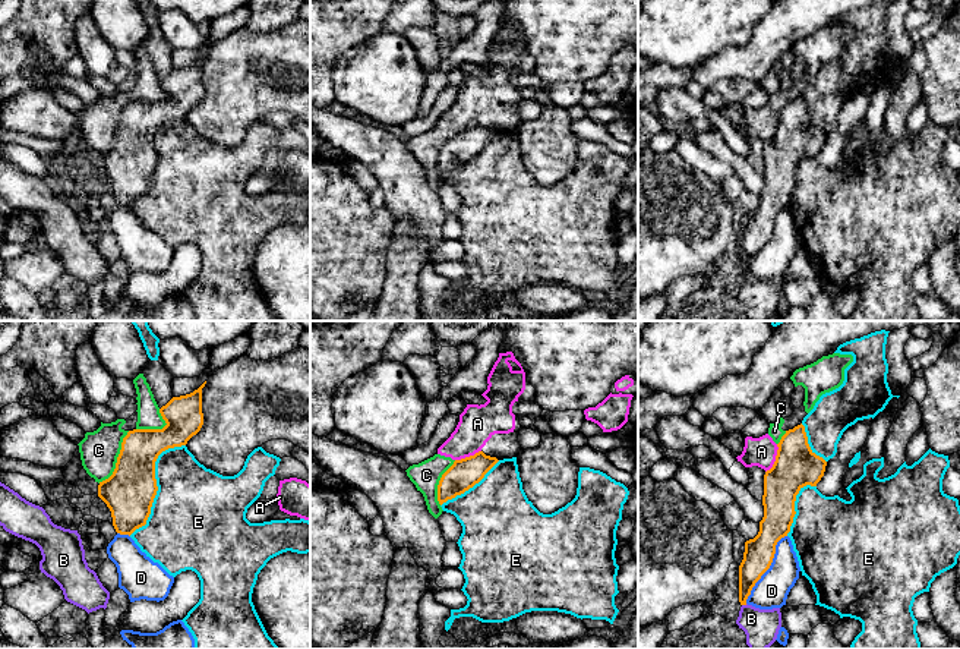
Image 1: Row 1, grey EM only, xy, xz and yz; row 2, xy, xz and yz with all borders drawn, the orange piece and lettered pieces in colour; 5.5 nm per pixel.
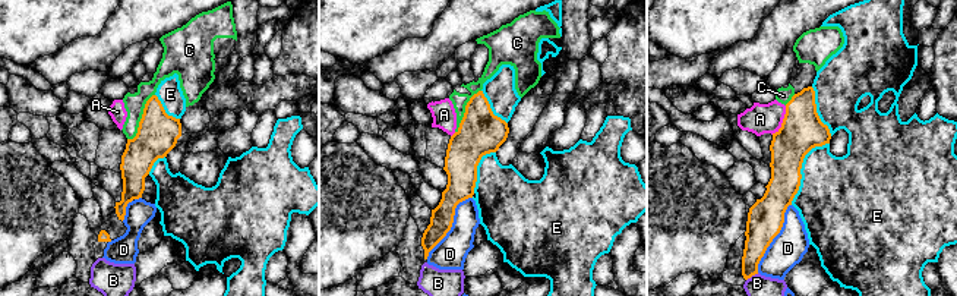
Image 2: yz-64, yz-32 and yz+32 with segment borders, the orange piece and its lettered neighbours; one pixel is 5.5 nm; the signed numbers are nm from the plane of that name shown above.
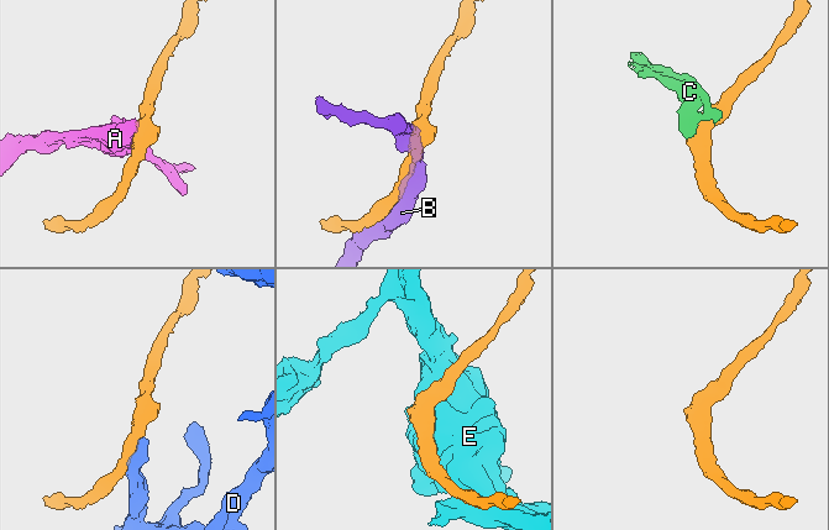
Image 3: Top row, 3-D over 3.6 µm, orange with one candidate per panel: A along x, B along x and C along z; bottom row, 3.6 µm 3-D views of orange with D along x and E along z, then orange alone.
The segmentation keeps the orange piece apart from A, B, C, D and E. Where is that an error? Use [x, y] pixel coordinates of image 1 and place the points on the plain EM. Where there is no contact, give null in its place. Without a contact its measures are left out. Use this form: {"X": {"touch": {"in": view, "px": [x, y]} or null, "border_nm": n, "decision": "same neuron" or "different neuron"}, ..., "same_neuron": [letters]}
{"A": {"touch": {"in": "yz", "px": [776, 131]}, "border_nm": 170, "decision": "different neuron"}, "B": {"touch": {"in": "yz", "px": [744, 276]}, "border_nm": 30, "decision": "different neuron"}, "C": {"touch": {"in": "xy", "px": [117, 131]}, "border_nm": 340, "decision": "different neuron"}, "D": {"touch": {"in": "yz", "px": [769, 239]}, "border_nm": 440, "decision": "different neuron"}, "E": {"touch": {"in": "xy", "px": [155, 157]}, "border_nm": 600, "decision": "different neuron"}, "same_neuron": []}

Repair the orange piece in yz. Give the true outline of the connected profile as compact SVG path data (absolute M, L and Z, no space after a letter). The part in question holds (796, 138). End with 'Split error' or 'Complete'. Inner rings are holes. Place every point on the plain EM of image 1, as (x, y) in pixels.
M802 95L786 103L777 119L776 133L764 147L764 189L760 204L745 214L739 237L740 277L746 277L752 259L770 240L777 214L790 204L796 167L806 157L817 158L827 138L827 133L811 122Z. Complete

